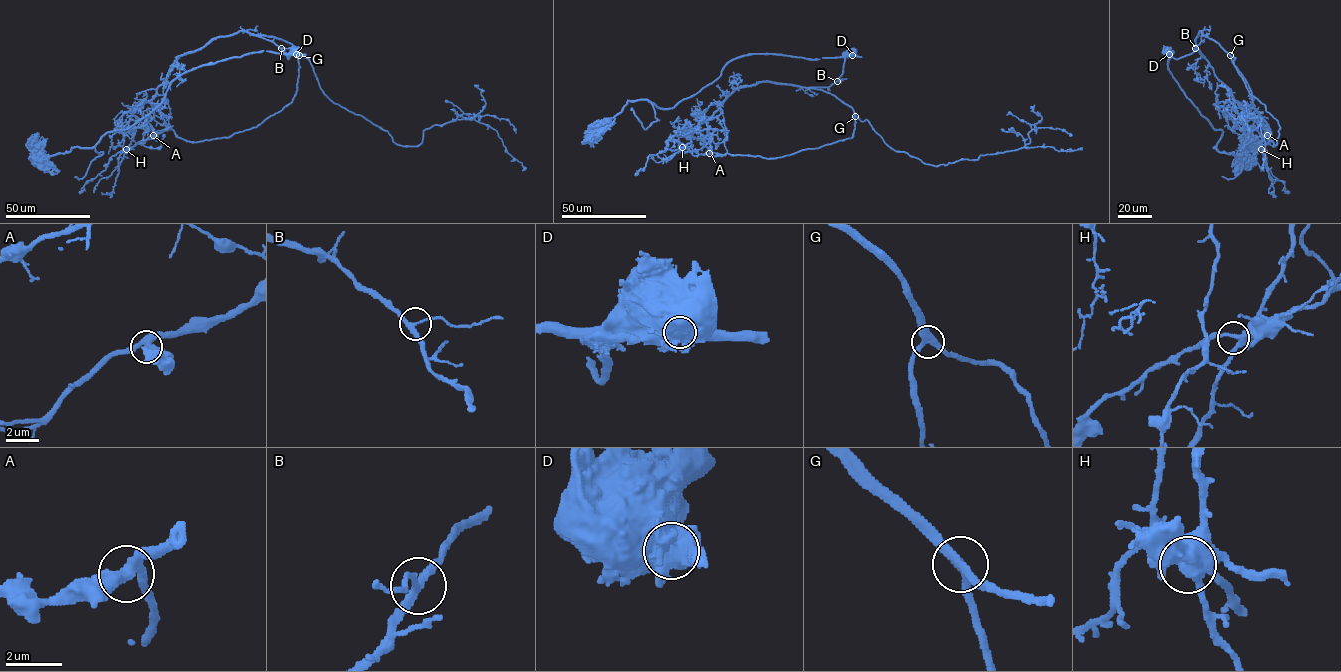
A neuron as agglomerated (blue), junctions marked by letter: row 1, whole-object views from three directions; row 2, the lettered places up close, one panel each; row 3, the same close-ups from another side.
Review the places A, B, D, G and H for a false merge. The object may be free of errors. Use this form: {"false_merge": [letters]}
{"false_merge": ["D"]}

